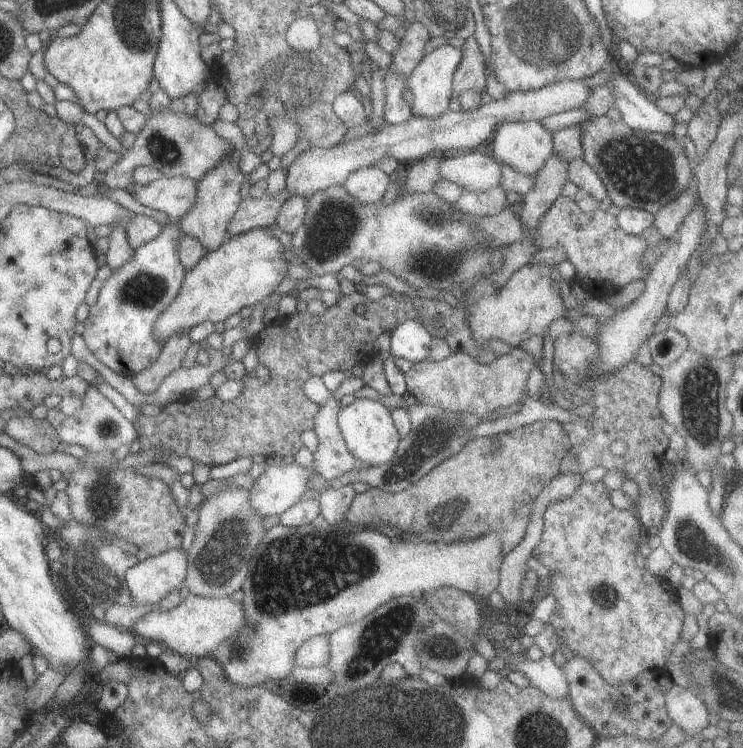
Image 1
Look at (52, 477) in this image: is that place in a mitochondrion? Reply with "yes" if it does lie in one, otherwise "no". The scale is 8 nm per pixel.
no

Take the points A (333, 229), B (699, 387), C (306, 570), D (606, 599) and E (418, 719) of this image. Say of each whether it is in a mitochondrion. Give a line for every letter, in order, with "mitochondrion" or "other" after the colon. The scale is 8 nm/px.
A: mitochondrion
B: mitochondrion
C: mitochondrion
D: mitochondrion
E: mitochondrion

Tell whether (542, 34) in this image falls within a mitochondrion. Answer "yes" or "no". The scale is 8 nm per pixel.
yes

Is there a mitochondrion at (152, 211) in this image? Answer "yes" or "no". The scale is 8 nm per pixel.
no

